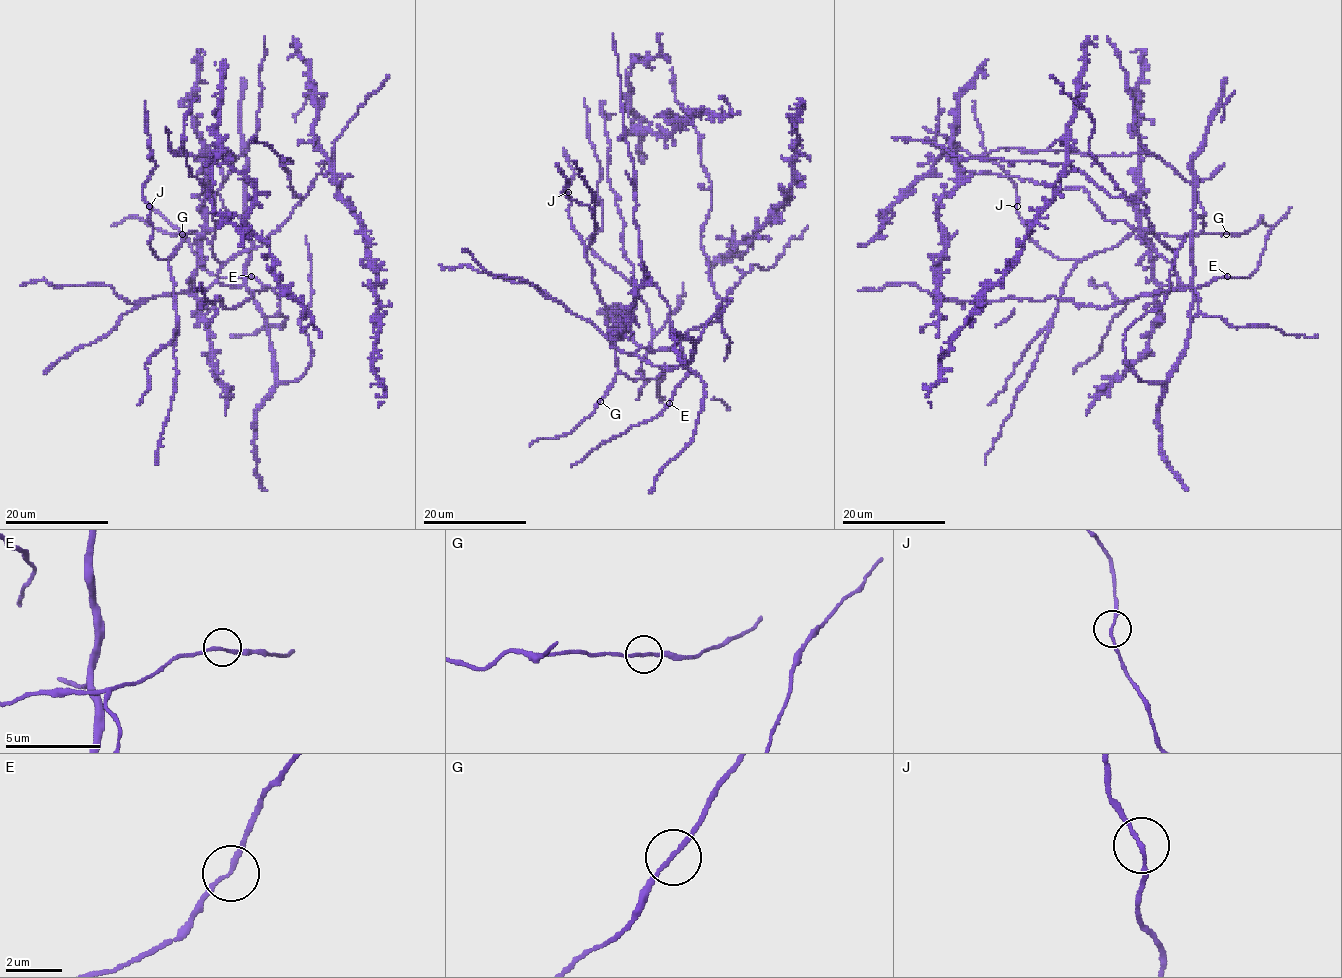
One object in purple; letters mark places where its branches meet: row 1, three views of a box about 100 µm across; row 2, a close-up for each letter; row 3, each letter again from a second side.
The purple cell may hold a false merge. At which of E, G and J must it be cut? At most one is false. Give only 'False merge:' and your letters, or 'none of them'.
False merge: none of them

